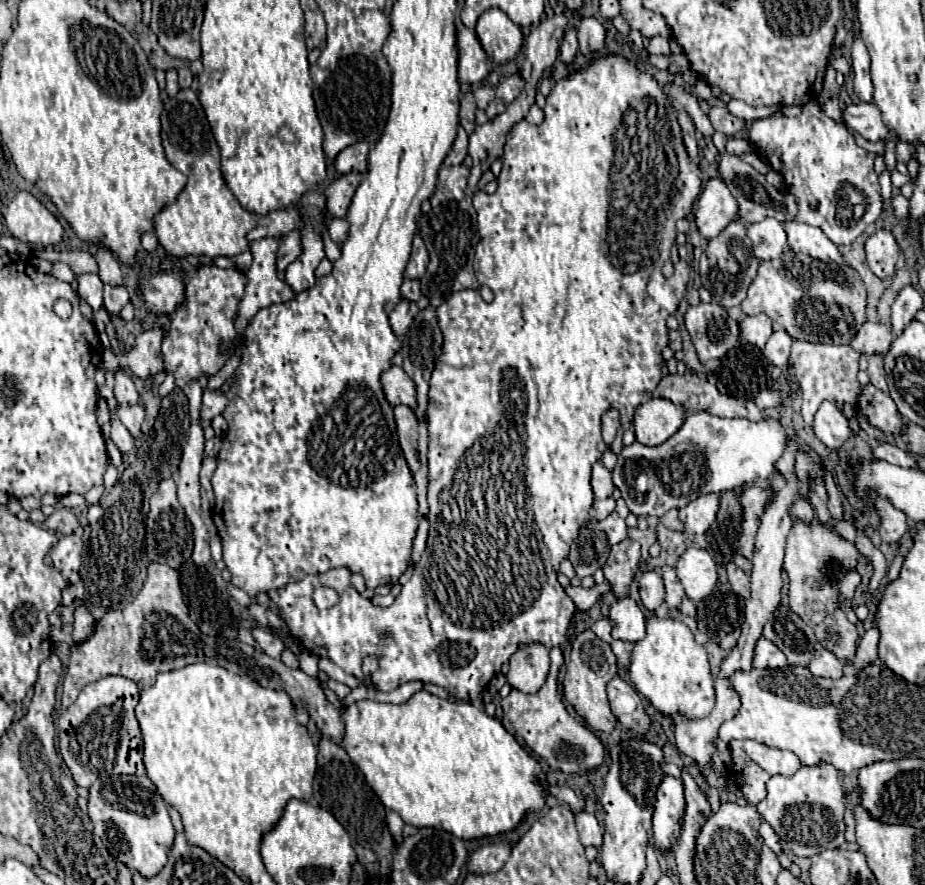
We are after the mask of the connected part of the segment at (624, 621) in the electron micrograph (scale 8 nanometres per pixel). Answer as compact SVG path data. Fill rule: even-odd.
M633 598L615 600L609 606L609 618L613 622L613 638L627 642L645 638L645 616Z

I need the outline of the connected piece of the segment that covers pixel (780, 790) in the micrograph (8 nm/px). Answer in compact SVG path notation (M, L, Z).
M829 762L801 766L793 776L773 776L767 782L765 800L761 800L755 808L761 818L775 830L781 844L799 858L811 858L821 850L839 848L845 844L843 786L839 772L829 766Z

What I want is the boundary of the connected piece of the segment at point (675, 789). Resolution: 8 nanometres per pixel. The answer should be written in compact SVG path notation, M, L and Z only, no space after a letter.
M665 776L657 788L655 810L653 810L653 840L661 850L669 850L679 834L685 814L683 782L673 776Z

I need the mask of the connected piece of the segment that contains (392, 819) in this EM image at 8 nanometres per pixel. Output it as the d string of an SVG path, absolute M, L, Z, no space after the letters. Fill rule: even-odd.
M387 812L387 826L389 826L395 842L401 842L401 830L403 830L405 822L401 820L401 816L397 812Z

